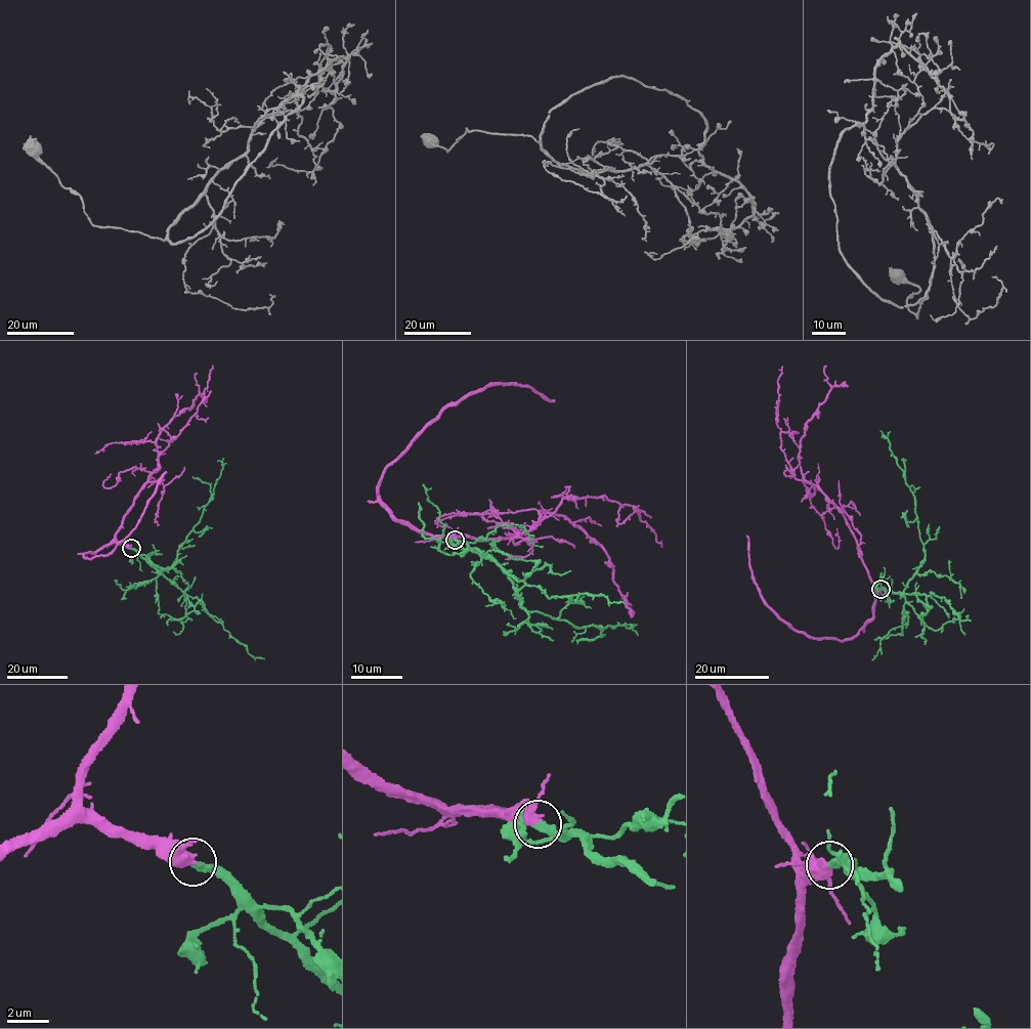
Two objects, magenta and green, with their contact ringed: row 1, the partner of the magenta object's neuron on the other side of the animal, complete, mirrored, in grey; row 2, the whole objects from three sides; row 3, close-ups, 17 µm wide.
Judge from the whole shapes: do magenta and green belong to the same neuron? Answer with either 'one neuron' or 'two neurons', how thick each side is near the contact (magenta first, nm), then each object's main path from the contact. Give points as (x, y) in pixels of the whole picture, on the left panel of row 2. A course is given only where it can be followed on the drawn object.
one neuron; 550 nm thick on the magenta side, 340 nm on the other; magenta runs (131, 548), (115, 536), (133, 501), (158, 467), (160, 432), (173, 417), (190, 408), (198, 394), (197, 373); green runs (131, 548), (162, 571), (171, 565), (178, 549), (211, 497), (222, 466), (220, 461), (217, 462)

